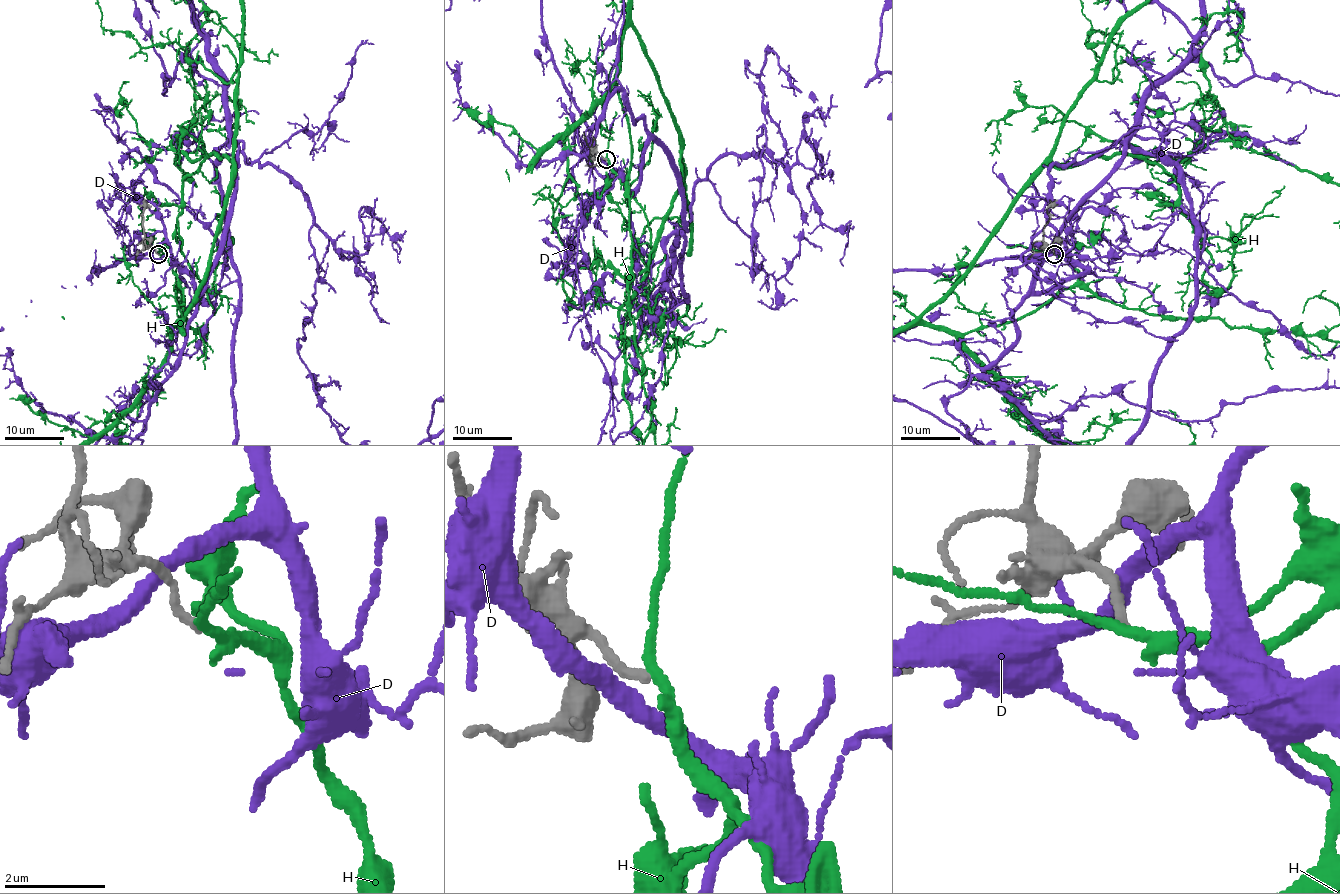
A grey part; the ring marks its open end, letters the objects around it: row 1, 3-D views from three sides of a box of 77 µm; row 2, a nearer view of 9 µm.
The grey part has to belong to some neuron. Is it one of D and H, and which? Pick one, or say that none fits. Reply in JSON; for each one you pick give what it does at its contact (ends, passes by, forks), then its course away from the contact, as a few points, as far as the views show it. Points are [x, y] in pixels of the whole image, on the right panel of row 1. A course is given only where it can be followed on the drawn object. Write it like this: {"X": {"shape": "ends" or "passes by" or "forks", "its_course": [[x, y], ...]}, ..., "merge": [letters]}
{"merge": []}

